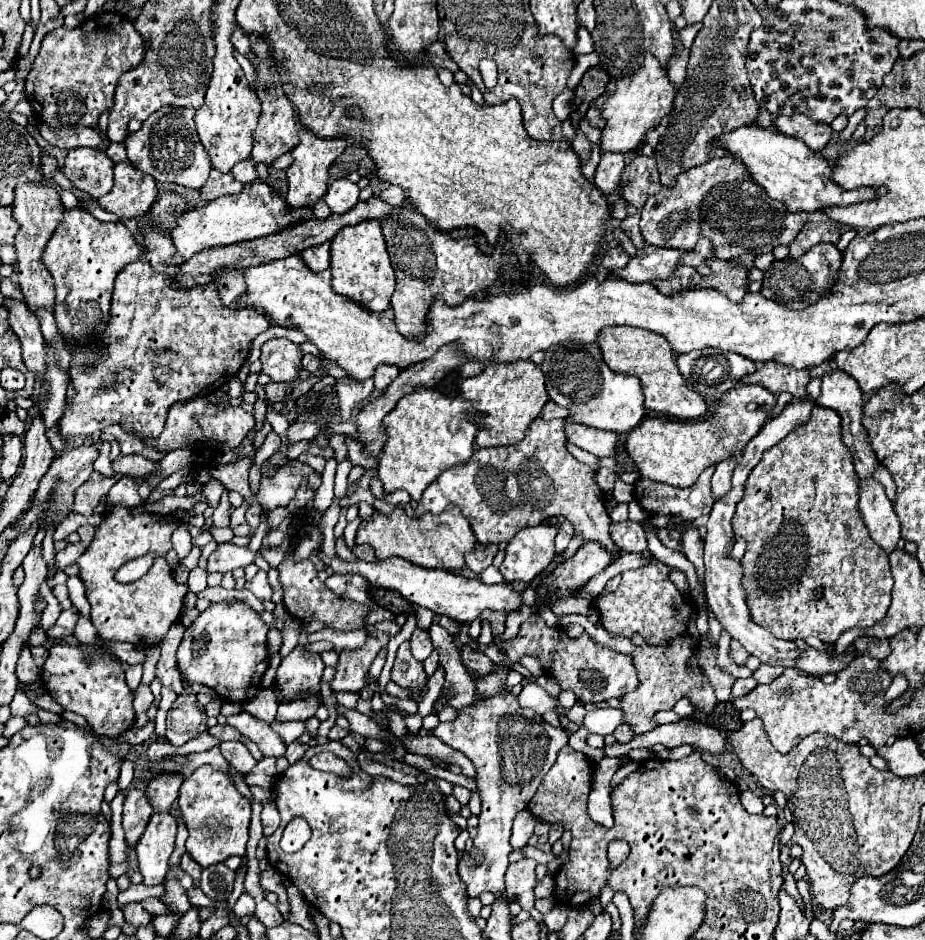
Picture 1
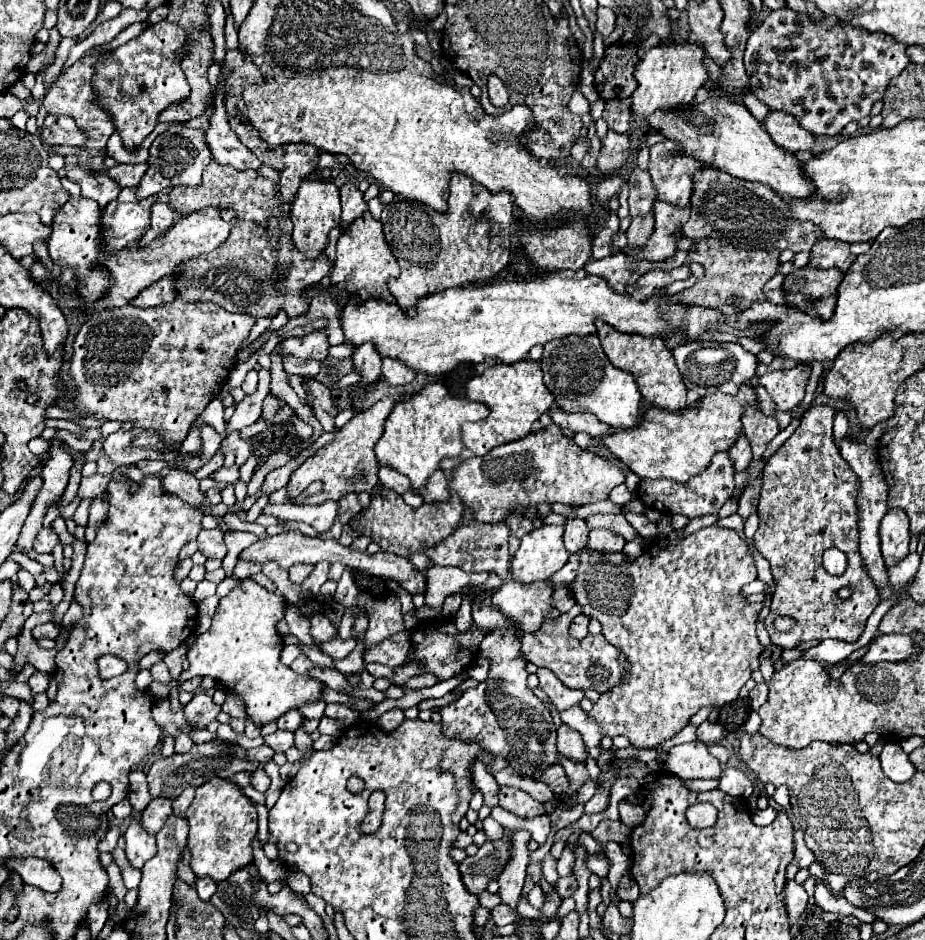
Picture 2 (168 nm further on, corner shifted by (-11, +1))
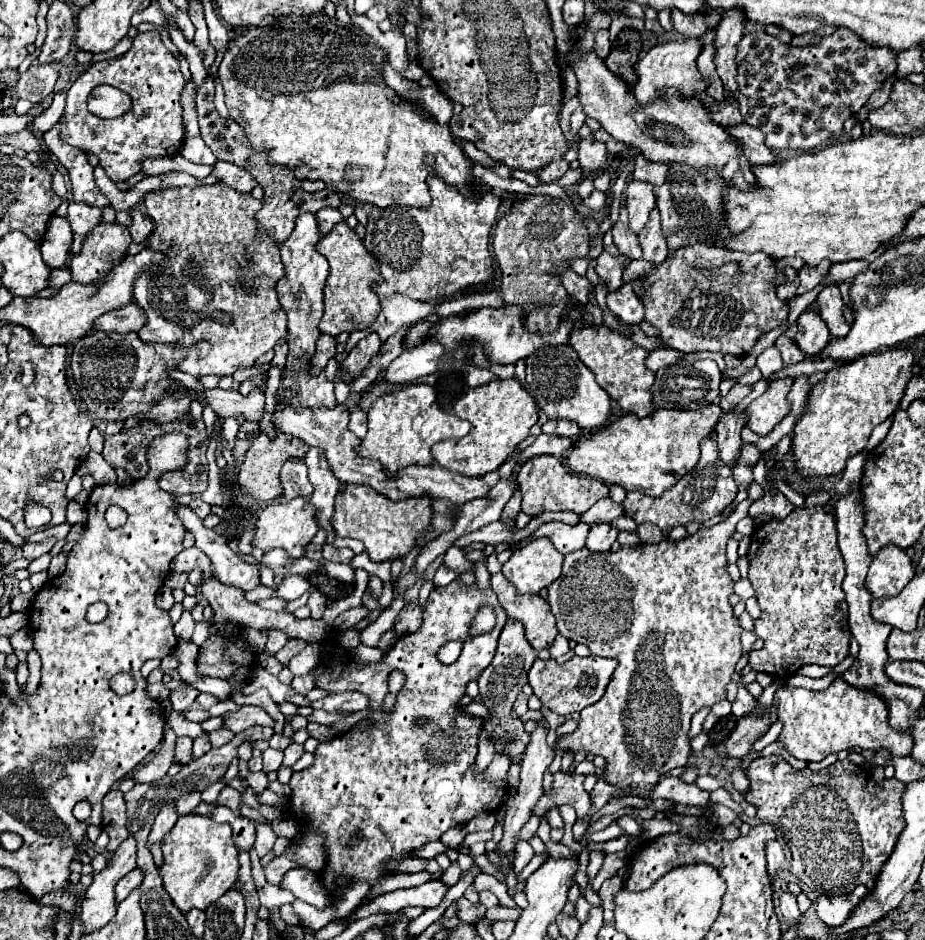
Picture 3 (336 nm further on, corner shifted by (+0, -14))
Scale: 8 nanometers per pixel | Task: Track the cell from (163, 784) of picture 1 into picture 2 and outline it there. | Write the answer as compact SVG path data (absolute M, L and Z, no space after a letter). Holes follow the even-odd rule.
M151 800L149 806L141 812L143 830L149 834L157 834L163 828L163 824L171 812L173 812L171 800Z

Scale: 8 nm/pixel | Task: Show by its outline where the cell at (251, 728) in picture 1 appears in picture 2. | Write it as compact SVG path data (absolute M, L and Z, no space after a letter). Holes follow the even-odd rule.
M277 730L269 736L265 736L265 744L271 746L275 752L287 752L293 746L293 734L285 730Z

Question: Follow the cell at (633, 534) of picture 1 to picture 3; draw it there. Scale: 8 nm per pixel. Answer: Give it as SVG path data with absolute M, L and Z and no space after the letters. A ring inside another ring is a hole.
M552 521L552 523L540 525L532 535L534 537L544 537L544 535L550 537L554 547L558 547L566 555L566 553L572 553L572 551L584 547L588 531L590 531L590 525L586 525L586 523L566 525L566 523Z

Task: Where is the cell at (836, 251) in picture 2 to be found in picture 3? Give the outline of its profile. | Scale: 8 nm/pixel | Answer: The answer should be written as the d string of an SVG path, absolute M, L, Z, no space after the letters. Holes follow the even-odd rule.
M826 283L824 289L818 293L816 303L820 307L820 317L828 323L830 335L844 337L850 331L850 325L844 321L844 315L842 315L844 301L840 297L838 283Z

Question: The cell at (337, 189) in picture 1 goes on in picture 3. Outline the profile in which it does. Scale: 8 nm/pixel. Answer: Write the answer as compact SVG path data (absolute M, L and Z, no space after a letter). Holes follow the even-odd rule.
M324 207L324 209L320 209L320 211L316 213L316 219L318 219L318 227L320 227L320 233L322 233L322 235L326 235L328 231L332 231L332 227L334 227L336 223L342 223L342 221L344 221L342 215L340 215L340 211L334 209L334 207Z

